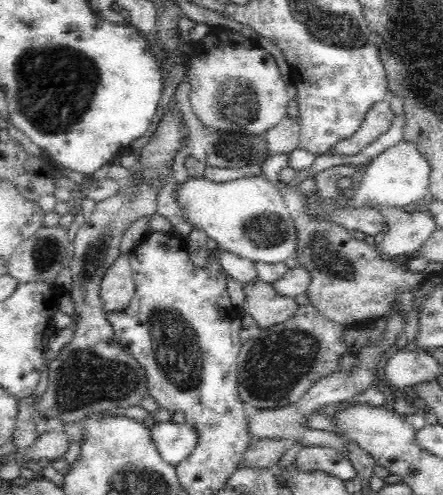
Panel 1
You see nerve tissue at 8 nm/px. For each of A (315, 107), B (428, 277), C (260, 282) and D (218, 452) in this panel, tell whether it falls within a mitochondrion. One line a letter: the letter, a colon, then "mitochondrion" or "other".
A: other
B: other
C: other
D: other

